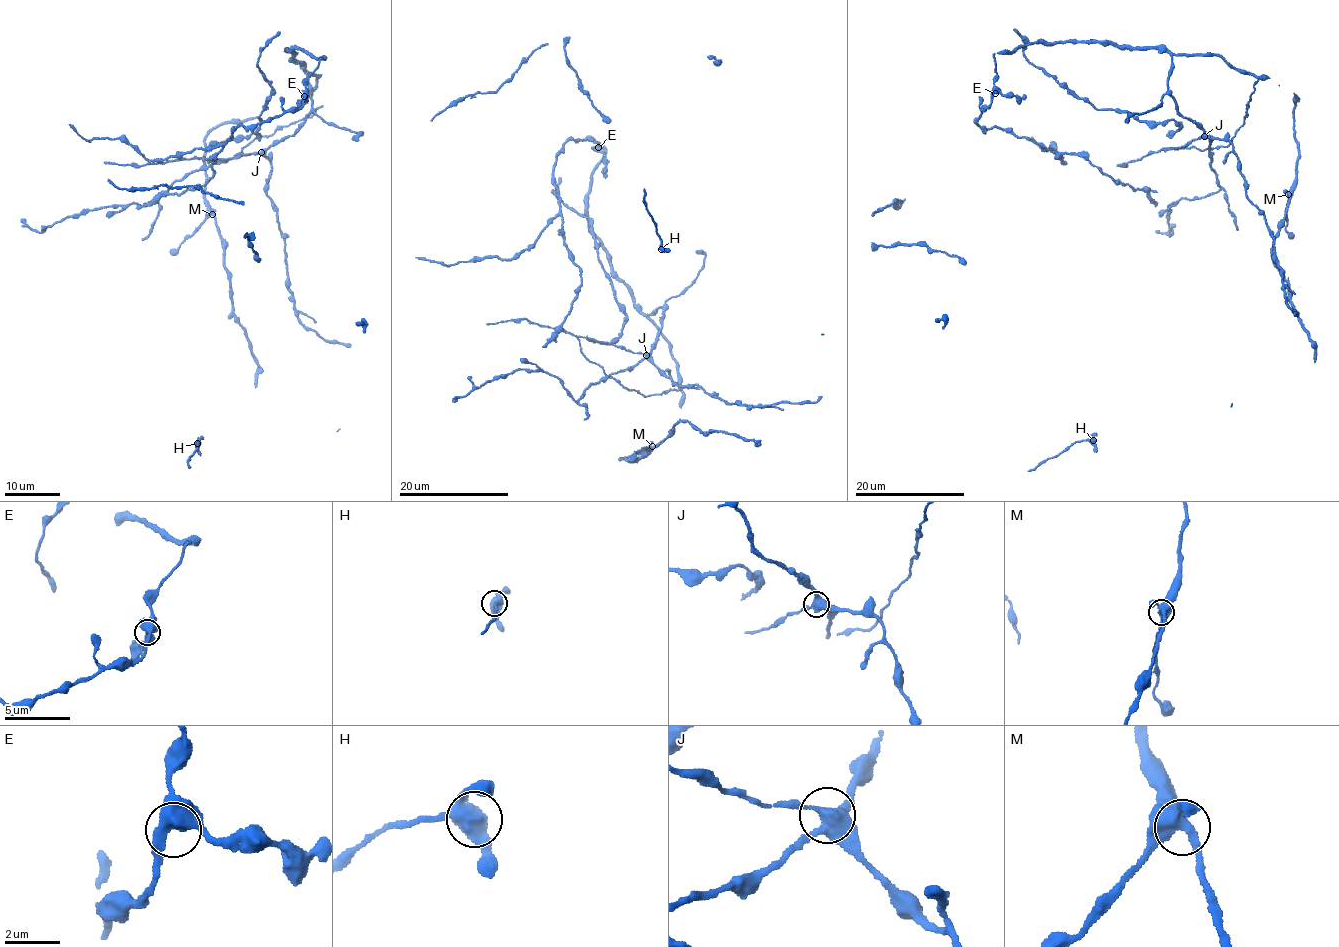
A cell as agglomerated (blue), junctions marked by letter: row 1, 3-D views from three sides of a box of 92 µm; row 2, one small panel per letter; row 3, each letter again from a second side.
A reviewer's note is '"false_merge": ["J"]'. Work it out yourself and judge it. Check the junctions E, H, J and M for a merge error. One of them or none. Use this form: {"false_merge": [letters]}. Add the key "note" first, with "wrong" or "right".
{"note": "right", "false_merge": ["J"]}

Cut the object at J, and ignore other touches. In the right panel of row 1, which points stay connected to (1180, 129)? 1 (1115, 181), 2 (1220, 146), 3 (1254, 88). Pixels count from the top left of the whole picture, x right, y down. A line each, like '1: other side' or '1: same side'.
1: same side
2: other side
3: other side

